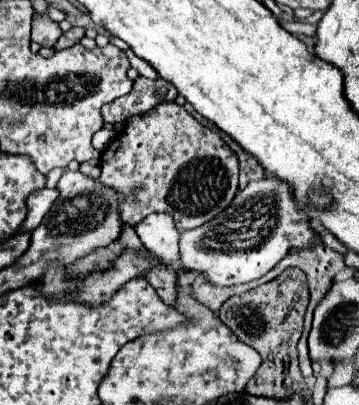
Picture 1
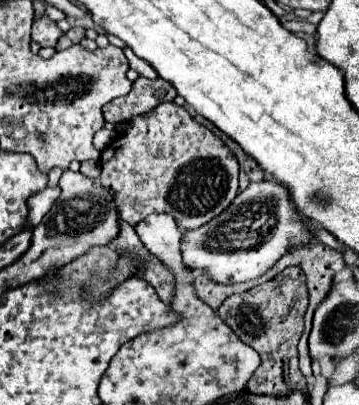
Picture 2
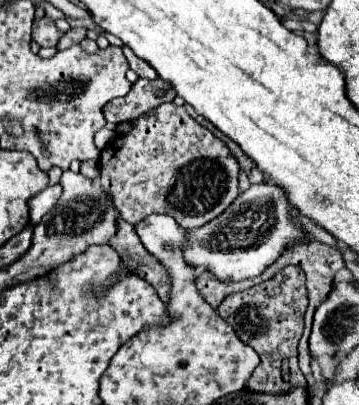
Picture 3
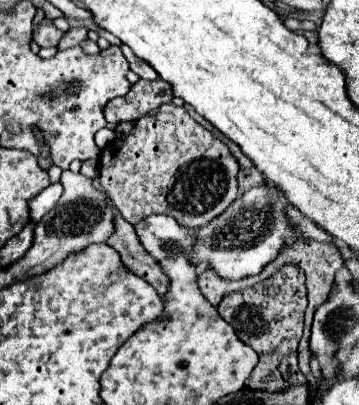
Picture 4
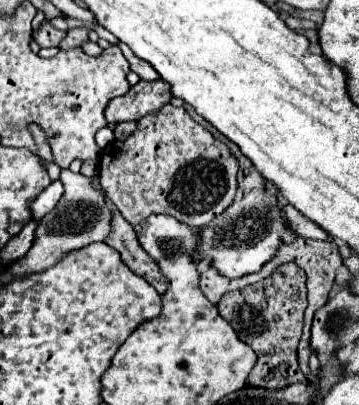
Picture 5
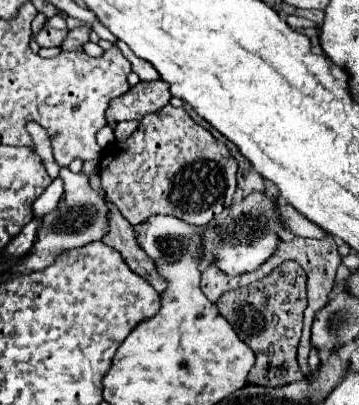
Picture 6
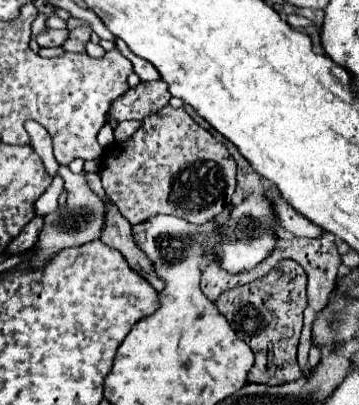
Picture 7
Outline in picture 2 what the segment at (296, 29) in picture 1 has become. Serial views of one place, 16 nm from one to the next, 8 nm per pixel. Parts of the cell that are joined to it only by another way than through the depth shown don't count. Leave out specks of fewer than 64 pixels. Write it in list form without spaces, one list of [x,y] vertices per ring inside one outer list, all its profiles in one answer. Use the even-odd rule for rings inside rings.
[[[288,20],[288,22],[284,22],[284,26],[290,30],[290,32],[308,32],[308,34],[314,34],[316,32],[316,26],[314,24],[310,24],[310,22],[306,22],[306,20]]]

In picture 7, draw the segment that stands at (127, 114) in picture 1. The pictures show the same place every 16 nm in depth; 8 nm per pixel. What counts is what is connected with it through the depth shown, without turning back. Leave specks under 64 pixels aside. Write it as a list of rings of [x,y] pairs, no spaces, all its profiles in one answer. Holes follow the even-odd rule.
[[[164,80],[140,82],[126,94],[116,98],[108,110],[108,122],[116,124],[122,120],[144,120],[150,114],[158,114],[170,100],[168,86]]]

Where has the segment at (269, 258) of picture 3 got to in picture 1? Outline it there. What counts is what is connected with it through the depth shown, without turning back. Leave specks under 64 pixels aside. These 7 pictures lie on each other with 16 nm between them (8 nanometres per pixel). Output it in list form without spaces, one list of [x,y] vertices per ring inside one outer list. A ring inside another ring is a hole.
[[[262,178],[258,182],[250,182],[246,190],[240,190],[232,200],[232,204],[224,212],[220,212],[220,216],[212,218],[208,224],[202,224],[200,228],[182,232],[180,256],[182,256],[182,268],[204,272],[206,278],[216,286],[232,286],[264,276],[270,268],[274,268],[282,260],[282,256],[288,250],[308,248],[316,242],[318,238],[310,226],[310,218],[302,214],[300,206],[292,200],[290,188],[280,180]]]

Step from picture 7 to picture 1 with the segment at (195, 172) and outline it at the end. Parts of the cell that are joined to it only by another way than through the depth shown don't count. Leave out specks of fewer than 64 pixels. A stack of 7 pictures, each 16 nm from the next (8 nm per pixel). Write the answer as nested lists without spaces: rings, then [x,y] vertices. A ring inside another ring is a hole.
[[[162,102],[158,104],[158,108],[130,118],[126,122],[126,130],[120,132],[102,152],[100,168],[100,182],[118,194],[120,218],[130,226],[136,226],[142,218],[152,212],[166,212],[174,218],[180,230],[192,230],[210,222],[214,216],[226,210],[238,192],[236,154],[222,142],[218,134],[196,122],[186,112],[186,108],[178,106],[176,102]]]

